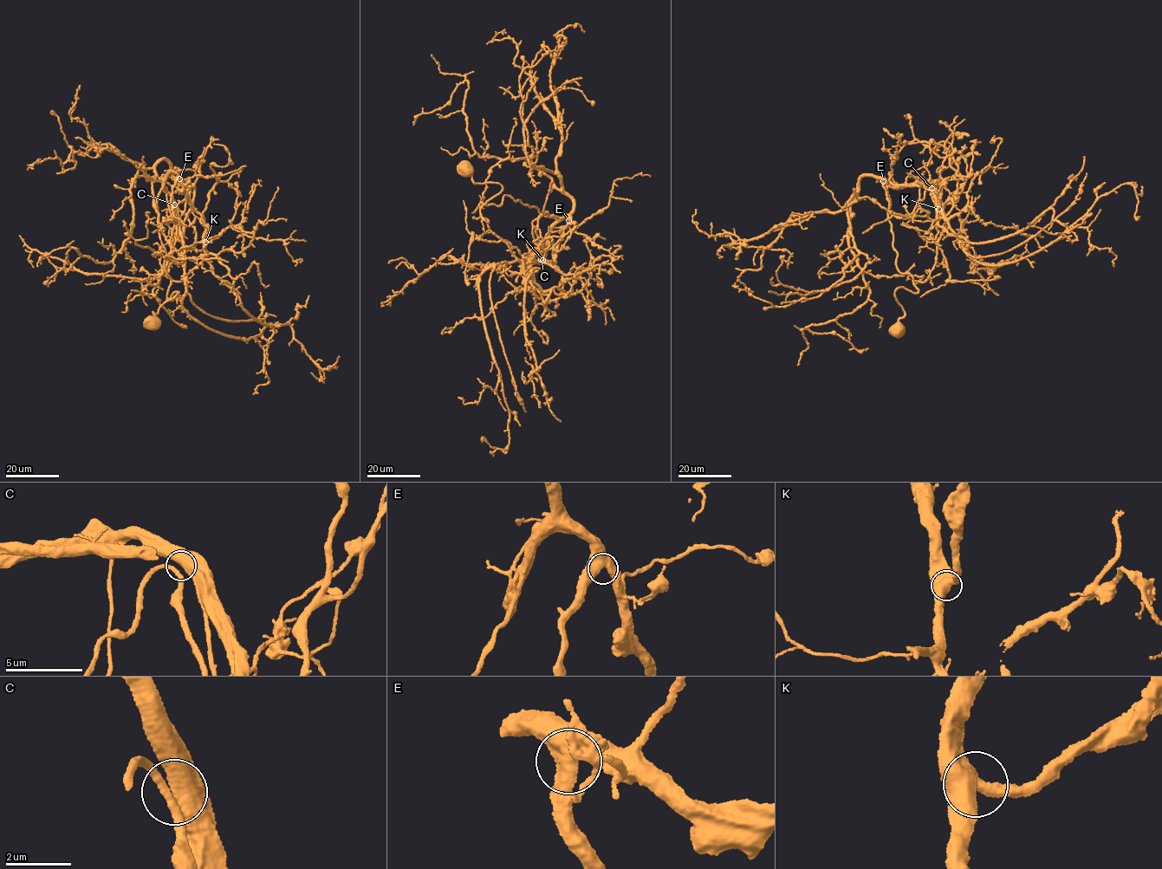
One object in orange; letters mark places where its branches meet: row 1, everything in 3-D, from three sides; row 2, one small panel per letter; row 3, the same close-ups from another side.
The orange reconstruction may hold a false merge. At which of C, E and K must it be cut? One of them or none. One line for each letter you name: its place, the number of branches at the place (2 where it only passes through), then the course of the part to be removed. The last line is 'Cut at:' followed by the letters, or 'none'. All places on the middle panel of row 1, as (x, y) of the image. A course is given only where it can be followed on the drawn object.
C: place (541, 259); branches 3; course (541, 260), (522, 256), (504, 239), (497, 242), (471, 236), (464, 274), (468, 285)
Cut at: C

